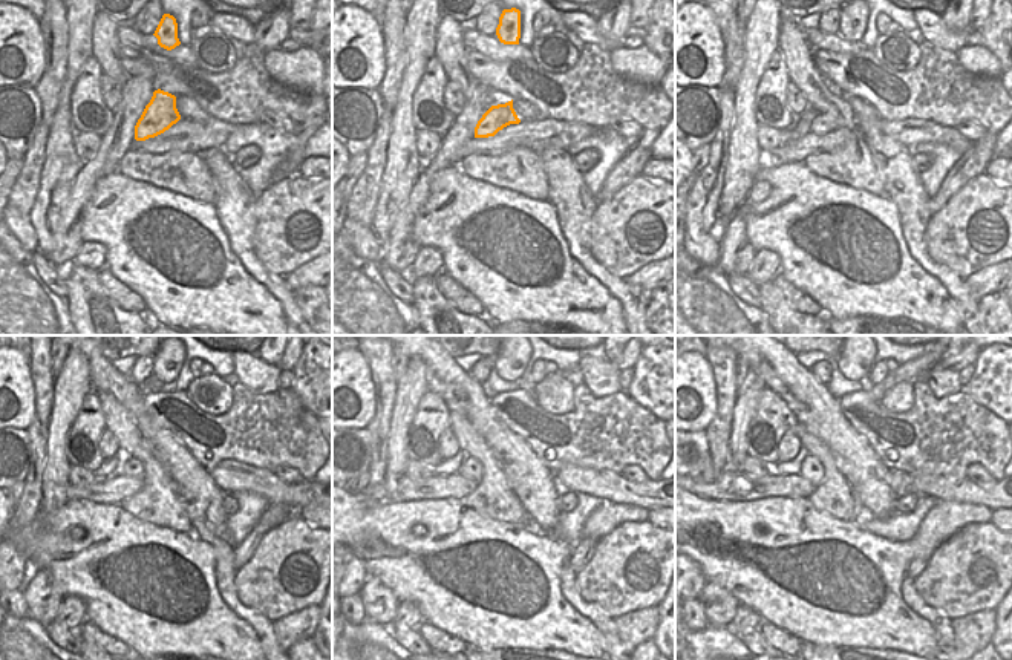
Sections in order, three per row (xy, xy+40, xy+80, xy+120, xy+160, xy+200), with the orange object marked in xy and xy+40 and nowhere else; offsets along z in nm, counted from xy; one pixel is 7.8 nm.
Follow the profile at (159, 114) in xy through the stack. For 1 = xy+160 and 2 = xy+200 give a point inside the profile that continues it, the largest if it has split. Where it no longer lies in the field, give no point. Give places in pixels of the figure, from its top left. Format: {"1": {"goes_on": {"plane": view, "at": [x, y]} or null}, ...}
{"1": {"goes_on": {"plane": "xy+160", "at": [472, 469]}}, "2": {"goes_on": {"plane": "xy+200", "at": [812, 469]}}}

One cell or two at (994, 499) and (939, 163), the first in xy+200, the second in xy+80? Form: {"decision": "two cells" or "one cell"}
{"decision": "two cells"}

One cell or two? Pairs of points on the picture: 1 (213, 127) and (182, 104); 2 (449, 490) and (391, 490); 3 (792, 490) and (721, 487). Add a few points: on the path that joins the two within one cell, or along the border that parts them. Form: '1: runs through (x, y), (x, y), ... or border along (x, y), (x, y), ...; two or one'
1: border along (181, 117), (196, 121), (208, 118); two
2: runs through (435, 490), (404, 490); one
3: runs through (775, 489), (750, 492), (738, 487); one

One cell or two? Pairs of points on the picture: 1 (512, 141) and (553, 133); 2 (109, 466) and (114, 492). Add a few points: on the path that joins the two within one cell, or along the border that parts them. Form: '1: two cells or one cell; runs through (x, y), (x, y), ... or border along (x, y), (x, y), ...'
1: one cell; runs through (522, 135), (542, 133)
2: two cells; border along (117, 472), (104, 478)

